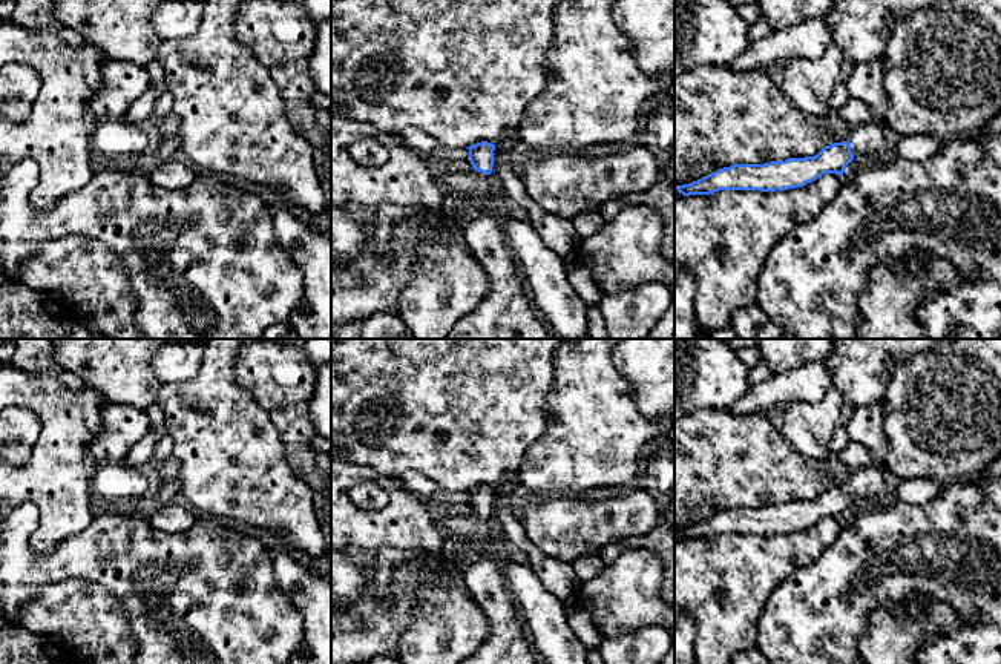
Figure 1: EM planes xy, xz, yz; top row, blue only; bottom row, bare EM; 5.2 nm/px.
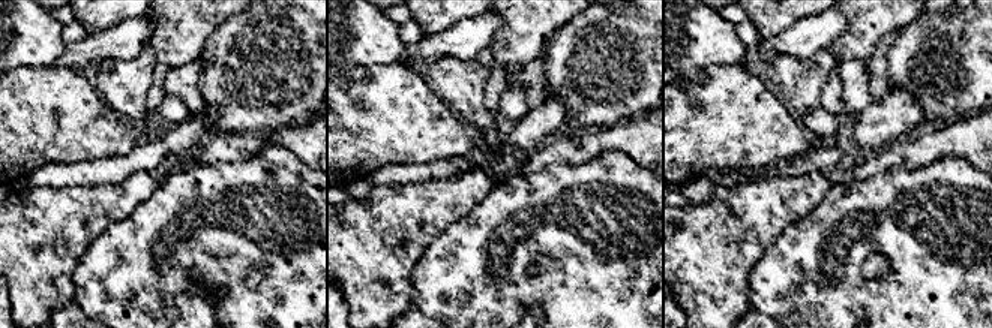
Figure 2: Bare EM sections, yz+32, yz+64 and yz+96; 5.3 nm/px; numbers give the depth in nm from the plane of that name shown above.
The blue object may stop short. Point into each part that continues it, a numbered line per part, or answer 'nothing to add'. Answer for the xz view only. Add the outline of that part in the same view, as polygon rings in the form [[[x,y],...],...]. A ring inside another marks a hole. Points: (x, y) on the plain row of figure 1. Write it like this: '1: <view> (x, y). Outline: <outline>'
1: xz (472, 531). Outline: [[[475,512],[461,517],[445,517],[437,521],[438,529],[451,543],[460,543],[474,552],[494,554],[494,540],[489,537],[489,518]]]

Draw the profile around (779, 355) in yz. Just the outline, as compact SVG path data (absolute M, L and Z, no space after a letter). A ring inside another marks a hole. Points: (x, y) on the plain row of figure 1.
M760 339L762 362L771 374L825 360L832 350L832 339Z

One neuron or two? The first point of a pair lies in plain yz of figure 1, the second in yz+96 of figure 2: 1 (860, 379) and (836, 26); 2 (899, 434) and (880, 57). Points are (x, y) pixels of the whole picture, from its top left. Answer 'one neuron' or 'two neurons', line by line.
1: two neurons
2: two neurons

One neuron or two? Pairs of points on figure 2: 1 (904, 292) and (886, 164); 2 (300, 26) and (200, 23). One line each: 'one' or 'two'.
1: two
2: two

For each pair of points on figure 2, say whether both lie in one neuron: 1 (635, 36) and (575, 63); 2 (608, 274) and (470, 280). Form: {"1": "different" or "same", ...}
{"1": "same", "2": "same"}

